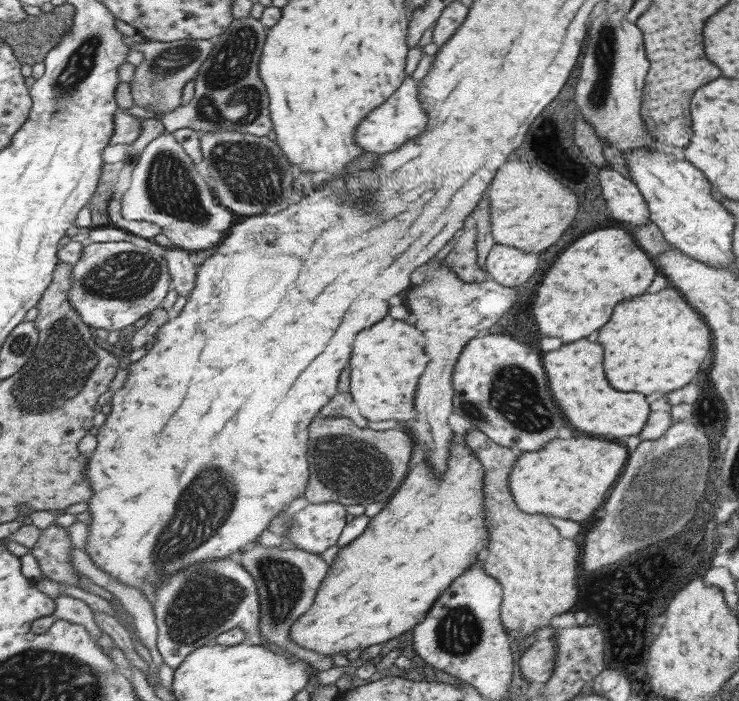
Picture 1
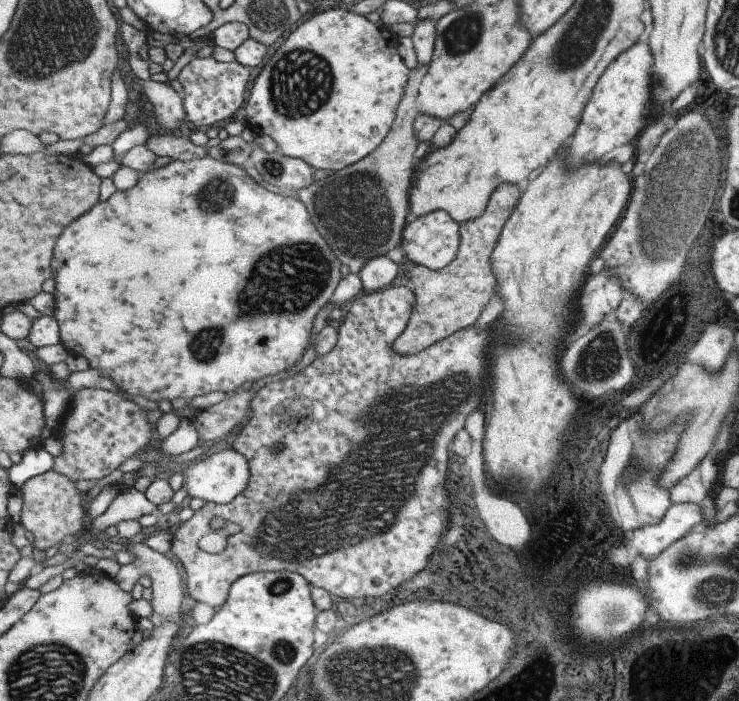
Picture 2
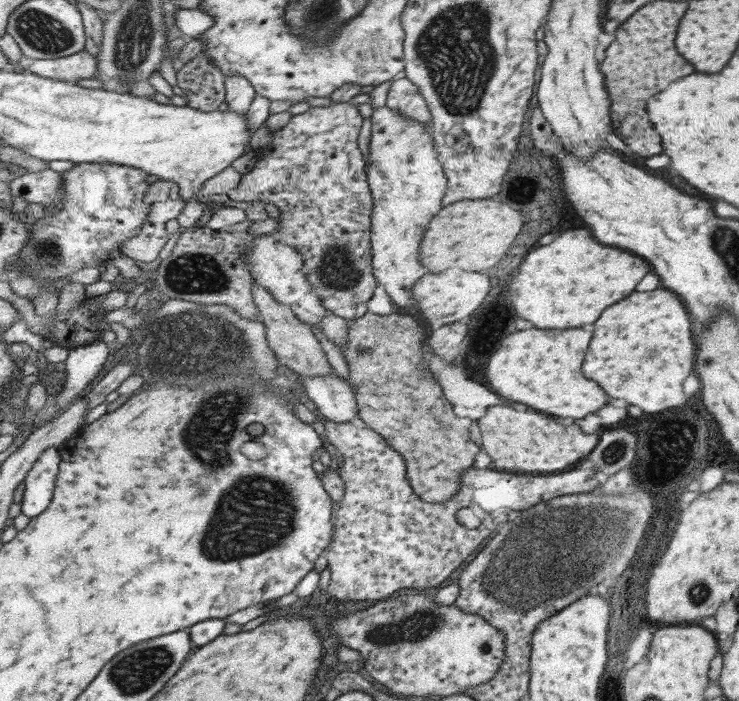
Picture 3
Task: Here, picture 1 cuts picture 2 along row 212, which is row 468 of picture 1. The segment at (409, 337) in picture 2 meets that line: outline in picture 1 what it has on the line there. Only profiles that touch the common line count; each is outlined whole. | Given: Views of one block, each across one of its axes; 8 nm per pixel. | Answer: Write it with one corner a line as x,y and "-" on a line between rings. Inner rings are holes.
471,430
469,434
465,434
465,444
467,450
475,456
475,460
481,464
483,470
483,518
485,518
485,526
487,526
487,550
483,550
483,566
485,572
495,578
501,584
503,590
503,598
501,598
501,620
505,626
507,636
511,638
511,642
515,640
523,640
529,634
535,634
539,628
549,626
549,620
557,614
569,612
573,602
577,600
577,566
581,566
575,558
579,556
579,548
573,540
561,538
559,532
555,530
555,526
547,520
547,516
543,514
525,514
523,510
517,508
511,490
509,490
509,474
511,468
515,464
515,454
513,450
507,450
503,446
497,446
491,438
487,438
487,434
479,432
479,430

